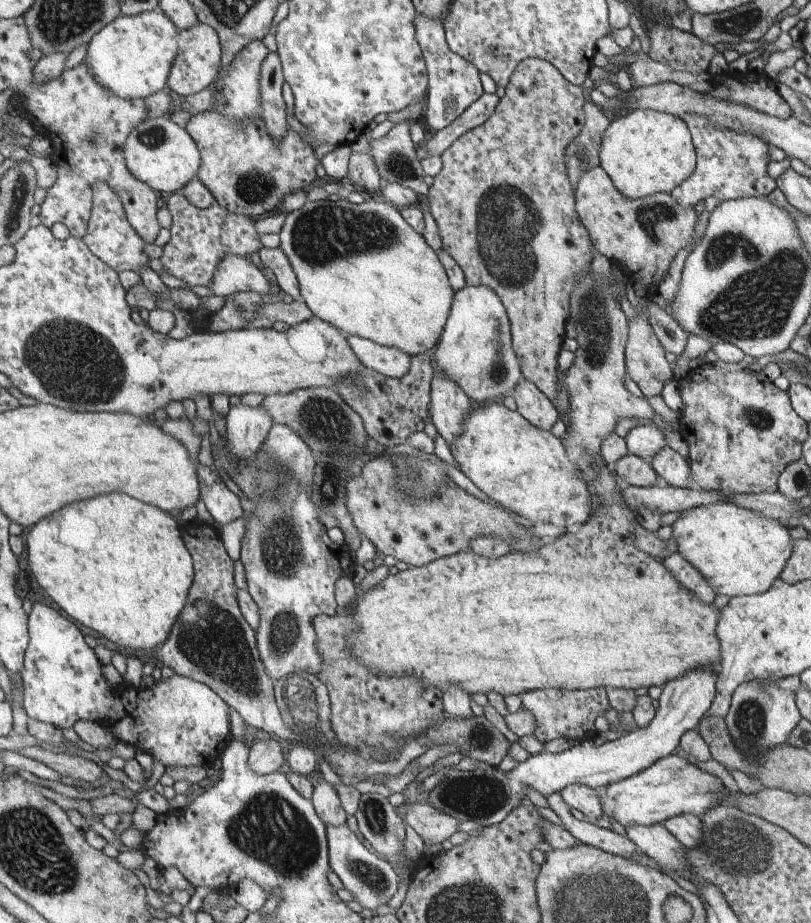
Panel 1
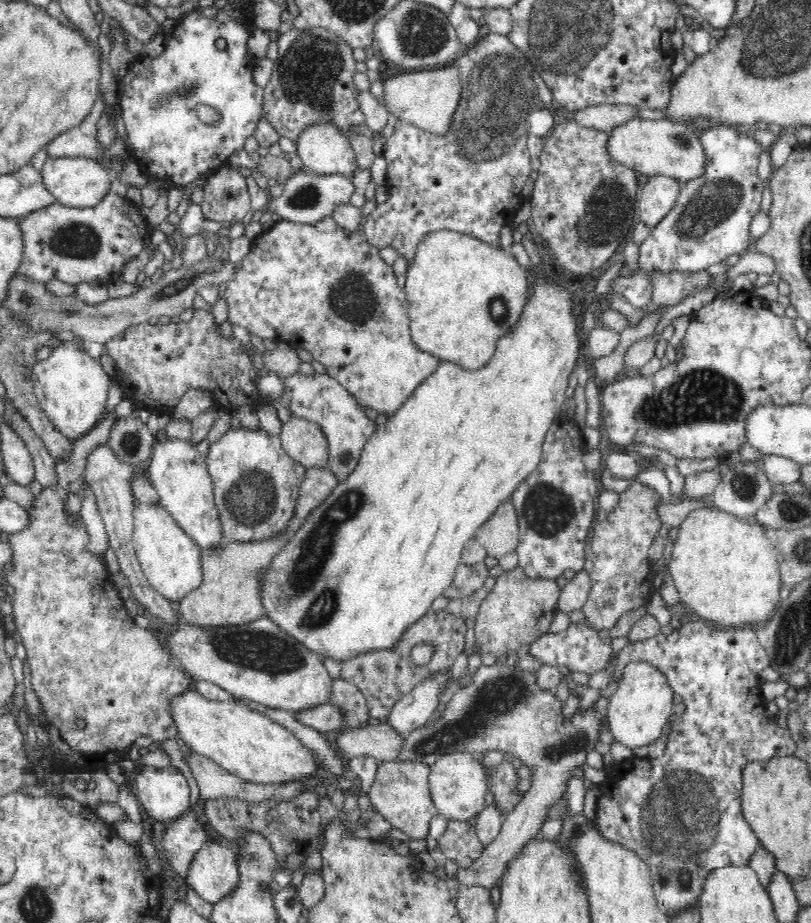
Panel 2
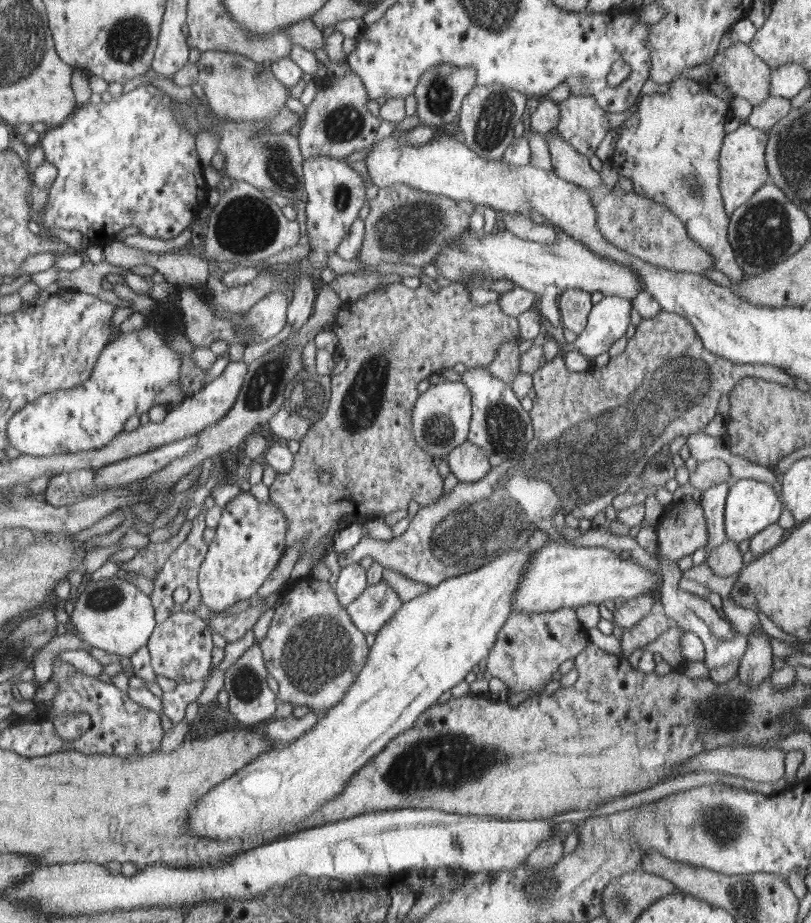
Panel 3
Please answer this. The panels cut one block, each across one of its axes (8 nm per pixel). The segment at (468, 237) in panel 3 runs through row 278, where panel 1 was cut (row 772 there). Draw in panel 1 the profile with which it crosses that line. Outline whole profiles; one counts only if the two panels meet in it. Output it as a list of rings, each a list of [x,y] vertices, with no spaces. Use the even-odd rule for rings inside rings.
[[[720,665],[716,669],[700,666],[664,684],[660,706],[655,710],[652,723],[646,728],[636,728],[626,733],[626,736],[602,746],[592,746],[589,740],[578,740],[572,743],[572,748],[560,754],[546,752],[532,755],[509,772],[502,772],[496,766],[489,770],[448,770],[442,780],[428,792],[427,802],[446,816],[456,818],[459,823],[470,820],[486,827],[502,823],[527,797],[527,789],[534,789],[546,797],[554,792],[560,793],[570,784],[596,789],[625,780],[673,754],[682,736],[687,731],[697,729],[717,697],[719,670]]]

